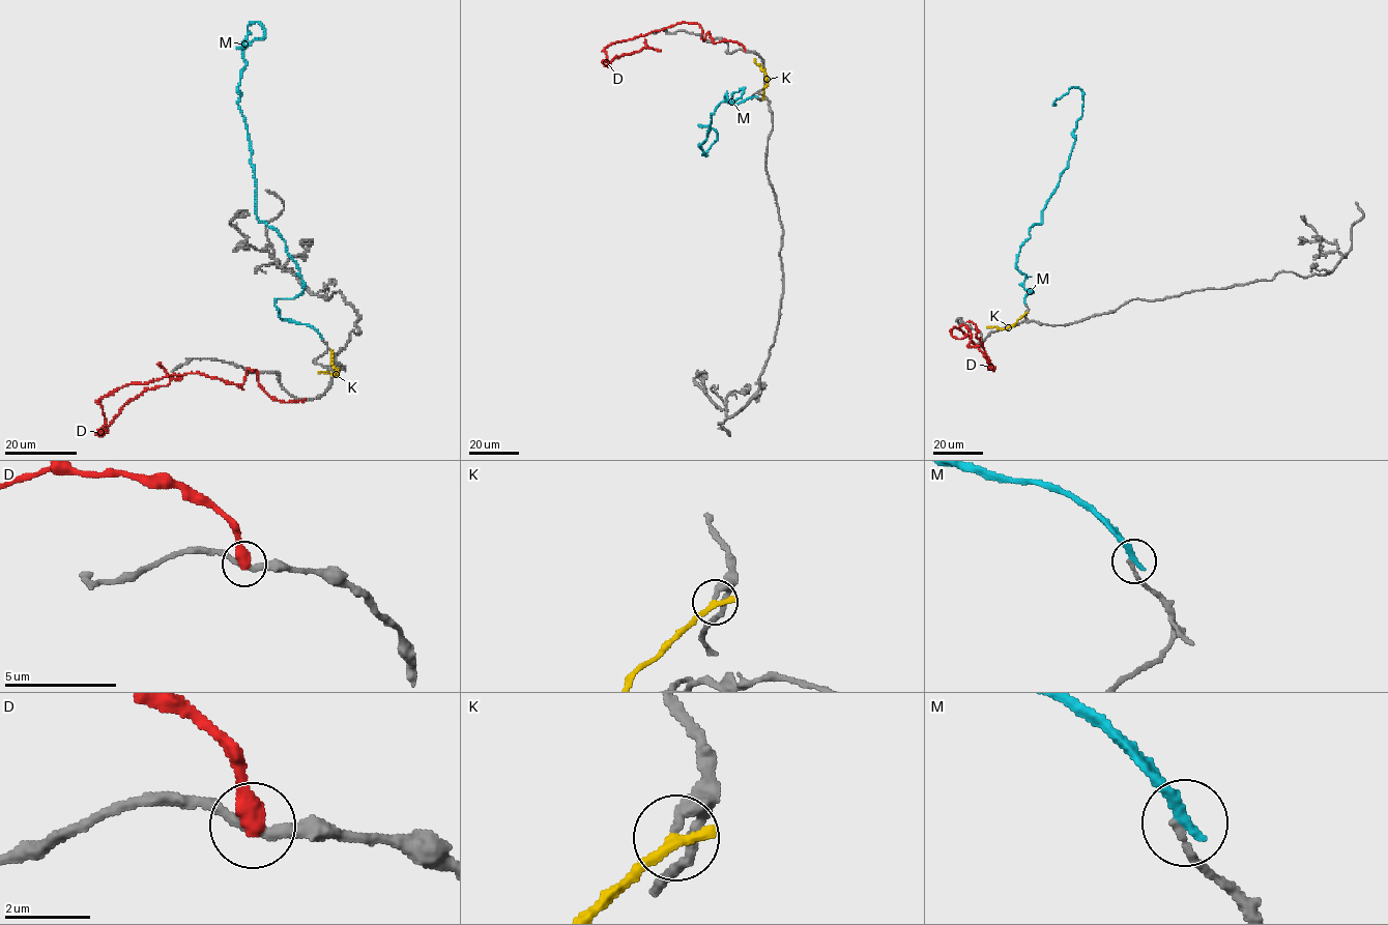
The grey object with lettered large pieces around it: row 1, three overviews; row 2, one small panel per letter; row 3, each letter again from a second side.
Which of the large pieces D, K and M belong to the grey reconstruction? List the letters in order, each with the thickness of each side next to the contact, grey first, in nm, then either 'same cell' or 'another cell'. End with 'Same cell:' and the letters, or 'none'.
D: 240 nm thick on the grey side, 460 nm on the other; another cell
K: 240 nm thick on the grey side, 360 nm on the other; another cell
M: 220 nm thick on the grey side, 280 nm on the other; another cell
Same cell: none

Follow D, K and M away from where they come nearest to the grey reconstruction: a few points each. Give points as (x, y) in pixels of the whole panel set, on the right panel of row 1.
D: (979, 346), (970, 347), (965, 325), (962, 338), (950, 330), (967, 335), (991, 370), (976, 325), (966, 321)
K: (1025, 312), (1005, 328), (986, 326)
M: (1024, 302), (1031, 277), (1015, 262), (1067, 167), (1082, 92), (1071, 87), (1052, 105)

